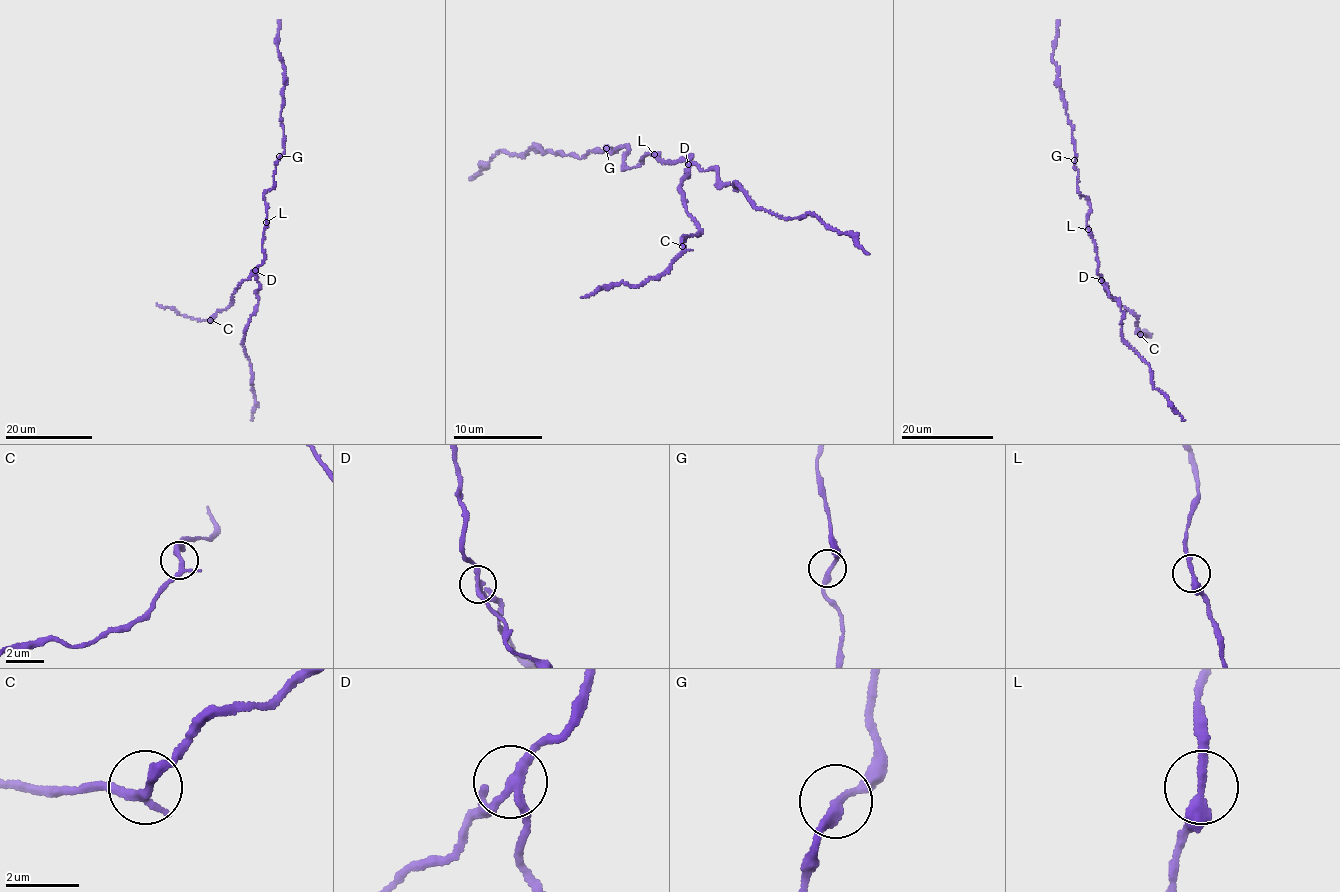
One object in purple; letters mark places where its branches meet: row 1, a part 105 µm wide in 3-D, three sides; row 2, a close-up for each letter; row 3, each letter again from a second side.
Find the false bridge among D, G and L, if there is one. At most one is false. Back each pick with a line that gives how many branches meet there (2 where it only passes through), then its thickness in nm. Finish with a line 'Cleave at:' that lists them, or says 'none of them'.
D: Branches: 3. Thickness 220 nm
Cleave at: D

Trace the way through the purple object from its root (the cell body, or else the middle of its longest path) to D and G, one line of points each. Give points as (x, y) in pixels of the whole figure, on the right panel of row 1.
D: (1089, 230), (1102, 281)
G: (1089, 230), (1090, 204), (1077, 189), (1074, 160)

